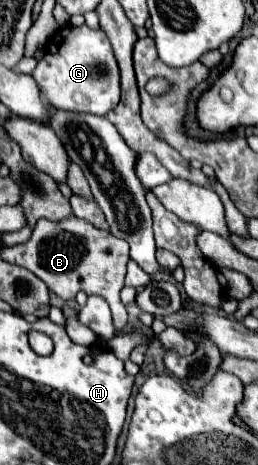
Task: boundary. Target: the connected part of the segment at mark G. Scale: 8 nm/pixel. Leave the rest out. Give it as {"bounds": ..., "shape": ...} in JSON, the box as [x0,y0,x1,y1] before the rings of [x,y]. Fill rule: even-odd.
{"bounds":[34,25,120,115],"shape":[[[68,25],[56,31],[46,47],[46,55],[34,69],[34,81],[48,101],[66,111],[106,115],[120,101],[120,71],[108,37],[102,29],[92,31],[86,25]]]}

